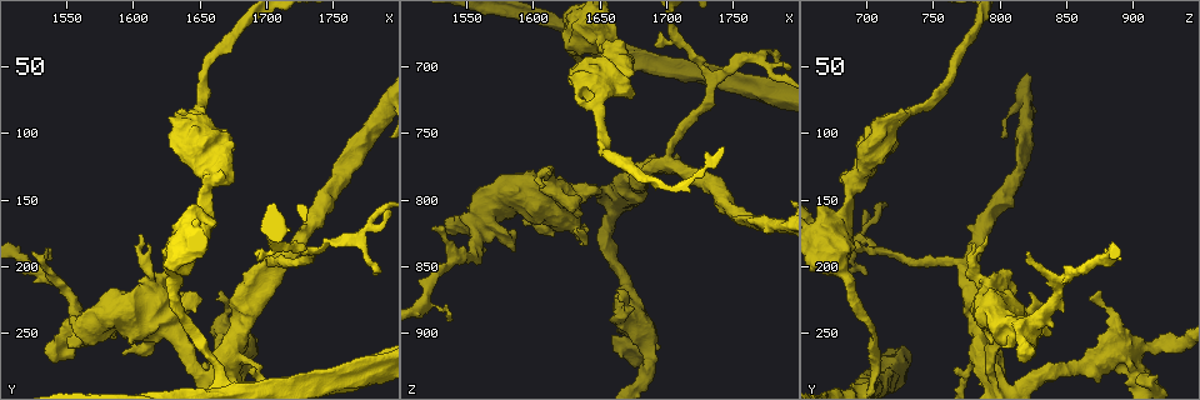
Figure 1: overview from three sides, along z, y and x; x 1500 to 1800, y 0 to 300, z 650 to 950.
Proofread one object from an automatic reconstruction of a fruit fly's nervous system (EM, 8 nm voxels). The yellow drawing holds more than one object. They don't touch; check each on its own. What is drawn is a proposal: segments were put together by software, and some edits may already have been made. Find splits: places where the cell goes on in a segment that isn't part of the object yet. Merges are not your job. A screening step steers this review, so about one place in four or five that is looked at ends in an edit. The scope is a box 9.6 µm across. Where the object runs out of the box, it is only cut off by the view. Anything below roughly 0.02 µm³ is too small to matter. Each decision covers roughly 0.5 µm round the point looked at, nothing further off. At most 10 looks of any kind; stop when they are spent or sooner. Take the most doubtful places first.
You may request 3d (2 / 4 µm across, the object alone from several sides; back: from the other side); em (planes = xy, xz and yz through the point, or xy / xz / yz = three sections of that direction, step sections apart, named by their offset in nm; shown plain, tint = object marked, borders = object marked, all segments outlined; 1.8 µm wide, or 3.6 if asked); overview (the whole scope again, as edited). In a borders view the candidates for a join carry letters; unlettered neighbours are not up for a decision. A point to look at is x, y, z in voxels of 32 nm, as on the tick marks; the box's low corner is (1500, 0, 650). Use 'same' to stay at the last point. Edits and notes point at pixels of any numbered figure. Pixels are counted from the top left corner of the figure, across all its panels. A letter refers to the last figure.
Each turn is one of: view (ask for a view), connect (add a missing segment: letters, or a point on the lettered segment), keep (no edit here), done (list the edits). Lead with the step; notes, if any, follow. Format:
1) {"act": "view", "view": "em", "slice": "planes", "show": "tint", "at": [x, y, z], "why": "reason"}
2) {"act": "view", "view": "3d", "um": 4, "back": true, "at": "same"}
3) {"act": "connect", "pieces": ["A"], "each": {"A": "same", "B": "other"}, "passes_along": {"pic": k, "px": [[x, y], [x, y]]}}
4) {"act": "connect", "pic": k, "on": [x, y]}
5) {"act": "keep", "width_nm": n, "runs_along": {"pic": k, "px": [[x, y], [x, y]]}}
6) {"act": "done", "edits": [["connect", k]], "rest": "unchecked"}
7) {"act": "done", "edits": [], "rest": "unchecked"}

{"act": "view", "view": "em", "slice": "planes", "show": "borders", "at": [1674, 114, 720], "why": "thick end"}

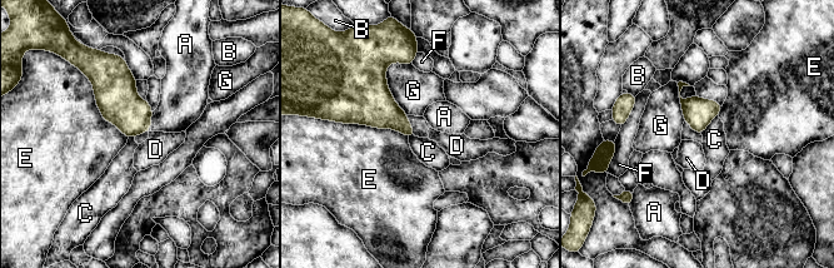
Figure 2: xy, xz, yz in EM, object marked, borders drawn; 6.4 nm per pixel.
{"act": "keep", "each": {"A": "other", "B": "other", "C": "other", "D": "other", "E": "other", "F": "other", "G": "other"}, "border": {"pic": 2, "px": [[718, 114], [702, 134]]}, "found": "no lettered segment goes on from it"}

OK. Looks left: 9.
{"act": "view", "view": "em", "slice": "planes", "show": "tint", "at": [1552, 258, 802], "why": "branch stops here"}

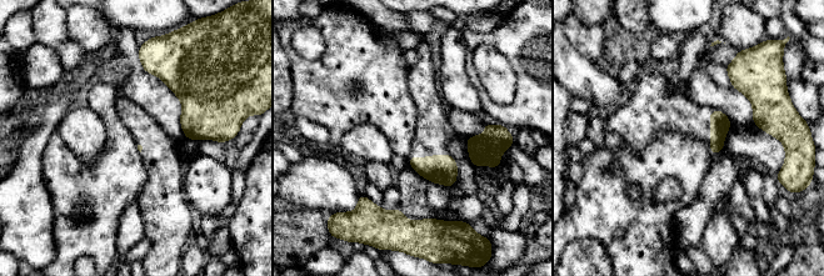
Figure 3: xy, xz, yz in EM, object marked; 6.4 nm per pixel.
{"act": "view", "view": "em", "slice": "planes", "show": "borders", "at": "same"}

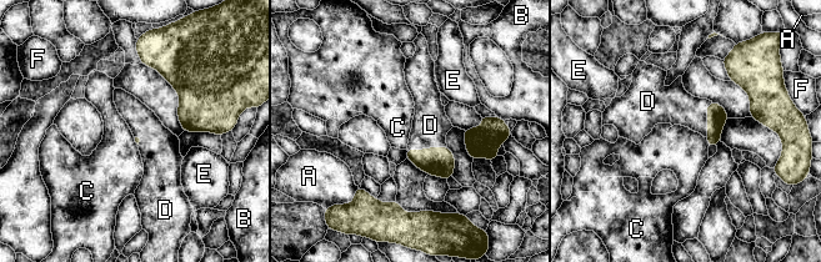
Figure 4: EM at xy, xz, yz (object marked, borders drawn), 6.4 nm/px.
{"act": "connect", "pieces": ["D"], "longest_contact_nm": ["D", 260], "each": {"A": "other", "B": "other", "C": "other", "D": "same", "E": "other", "F": "other"}, "found": "it goes on there"}

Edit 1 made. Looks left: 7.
{"act": "view", "view": "3d", "um": 4, "back": true, "at": [1660, 286, 902], "why": "thick end"}

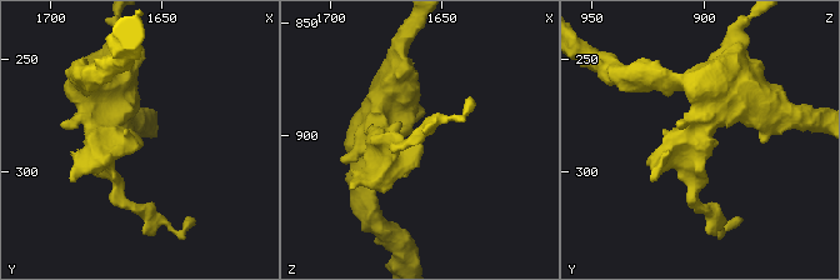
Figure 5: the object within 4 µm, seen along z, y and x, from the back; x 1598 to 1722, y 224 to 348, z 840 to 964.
{"act": "view", "view": "em", "slice": "planes", "show": "borders", "at": "same", "why": "now the EM"}

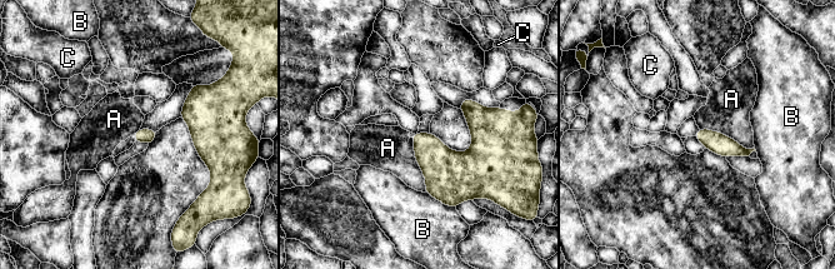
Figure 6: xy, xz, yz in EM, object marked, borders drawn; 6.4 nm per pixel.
{"act": "keep", "each": {"A": "other", "B": "other", "C": "other"}, "border": {"pic": 6, "px": [[699, 128], [754, 148]]}, "found": "no lettered segment goes on from it"}

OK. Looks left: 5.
{"act": "view", "view": "em", "slice": "yz", "step": 8, "show": "borders", "at": [1524, 190, 822], "why": "thin end"}

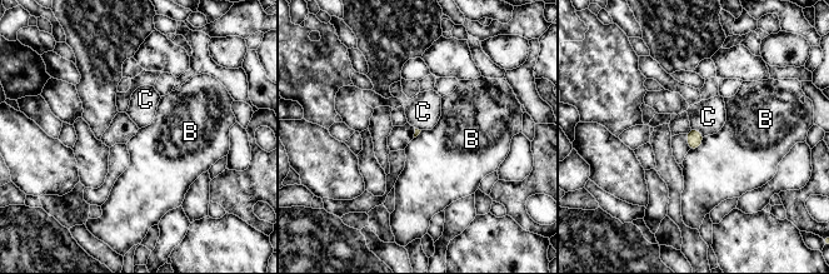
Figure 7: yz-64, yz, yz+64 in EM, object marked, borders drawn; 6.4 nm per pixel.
{"act": "view", "view": "em", "slice": "planes", "show": "borders", "at": "same", "why": "another direction"}

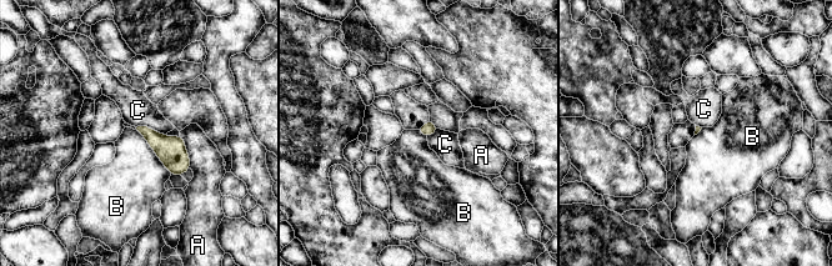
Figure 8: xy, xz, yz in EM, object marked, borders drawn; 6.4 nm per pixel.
{"act": "keep", "longest_contact_nm": ["B", 380], "each": {"A": "other", "B": "other", "C": "other"}, "found": "none of them fits"}

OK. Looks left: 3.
{"act": "done", "edits": [["connect", 4]], "rest": "unchecked"}

